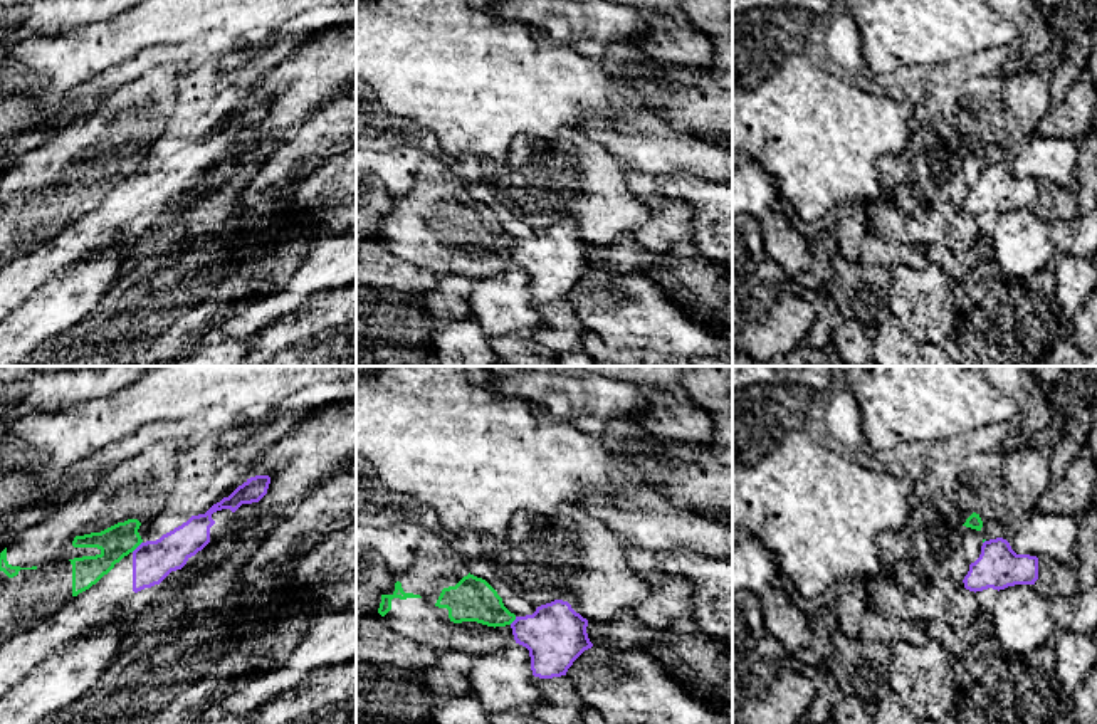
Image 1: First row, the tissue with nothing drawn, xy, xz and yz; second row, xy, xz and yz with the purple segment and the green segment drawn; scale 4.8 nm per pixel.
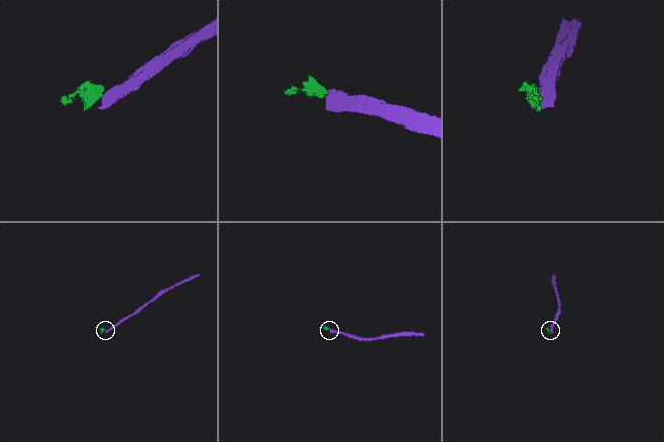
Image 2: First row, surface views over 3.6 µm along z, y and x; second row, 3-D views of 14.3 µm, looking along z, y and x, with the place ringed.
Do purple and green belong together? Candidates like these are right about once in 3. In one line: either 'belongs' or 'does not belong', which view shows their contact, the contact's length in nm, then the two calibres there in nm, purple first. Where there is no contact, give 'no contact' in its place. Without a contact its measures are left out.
does not belong; contact in xy; length 80 nm; calibres 190 and 160 nm

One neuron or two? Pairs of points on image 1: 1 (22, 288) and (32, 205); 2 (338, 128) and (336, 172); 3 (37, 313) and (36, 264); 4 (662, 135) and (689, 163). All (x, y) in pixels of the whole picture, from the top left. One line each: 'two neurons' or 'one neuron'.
1: two neurons
2: two neurons
3: two neurons
4: one neuron

